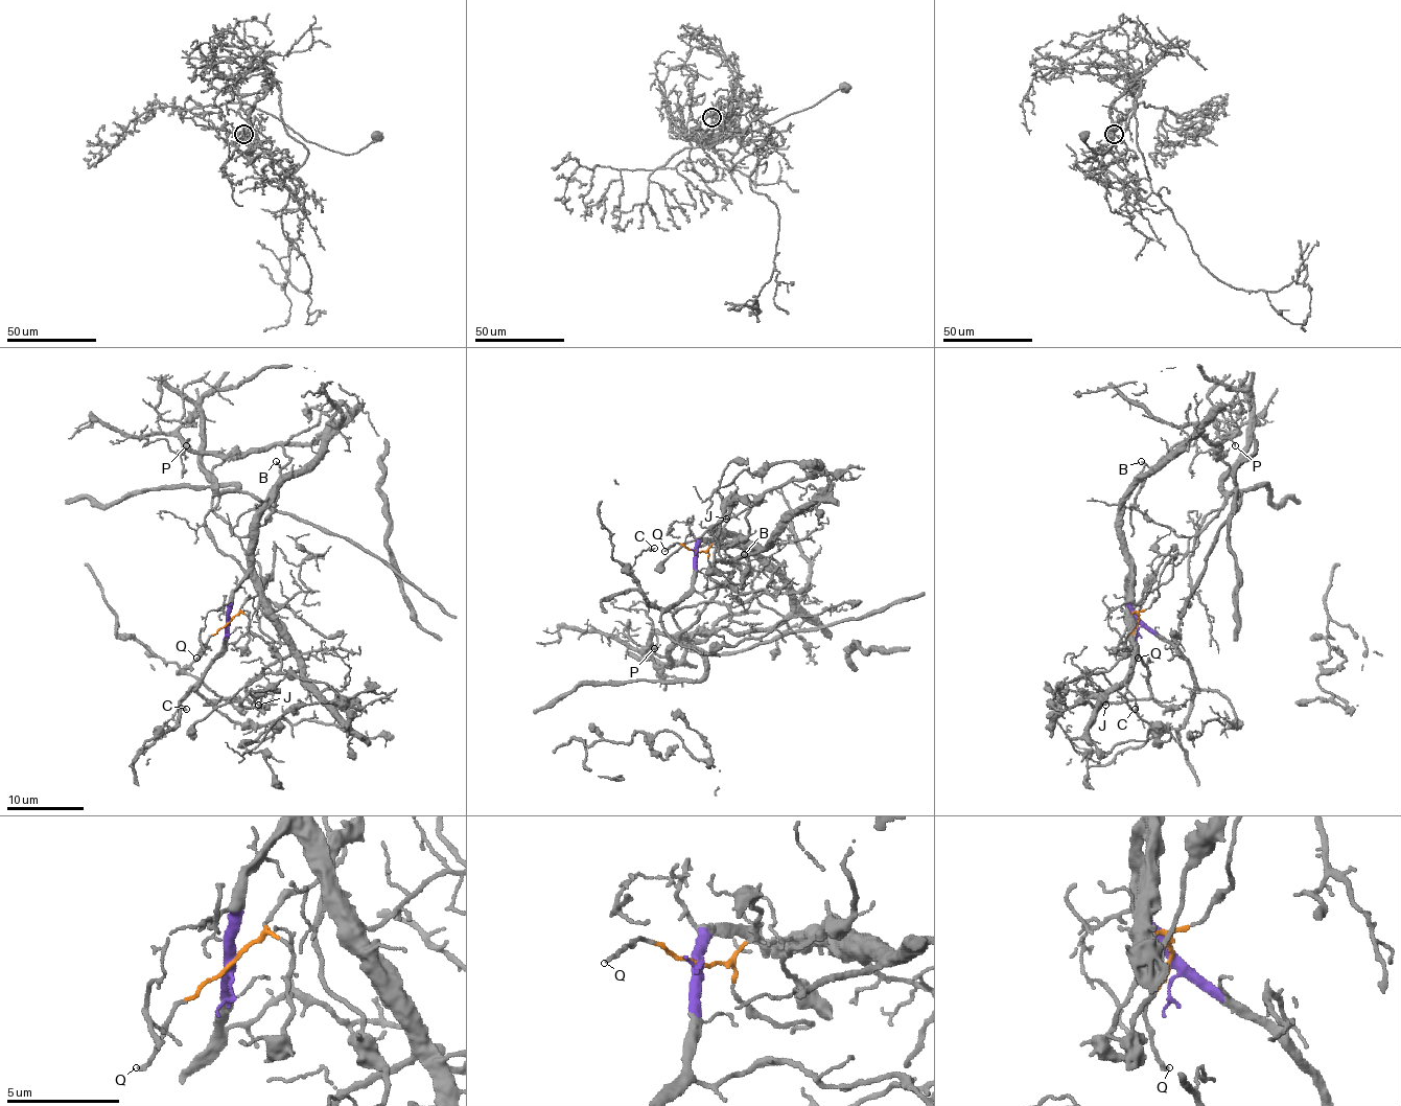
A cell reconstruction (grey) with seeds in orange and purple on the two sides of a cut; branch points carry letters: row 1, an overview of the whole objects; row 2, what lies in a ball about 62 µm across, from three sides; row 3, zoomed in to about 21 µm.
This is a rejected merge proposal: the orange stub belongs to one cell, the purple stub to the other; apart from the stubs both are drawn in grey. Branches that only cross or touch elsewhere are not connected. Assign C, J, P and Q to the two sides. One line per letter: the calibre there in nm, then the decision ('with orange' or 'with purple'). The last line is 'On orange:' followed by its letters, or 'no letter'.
C: 90 nm thick; with purple
J: 140 nm thick; with purple
P: 110 nm thick; with purple
Q: 180 nm thick; with orange
On orange: Q

